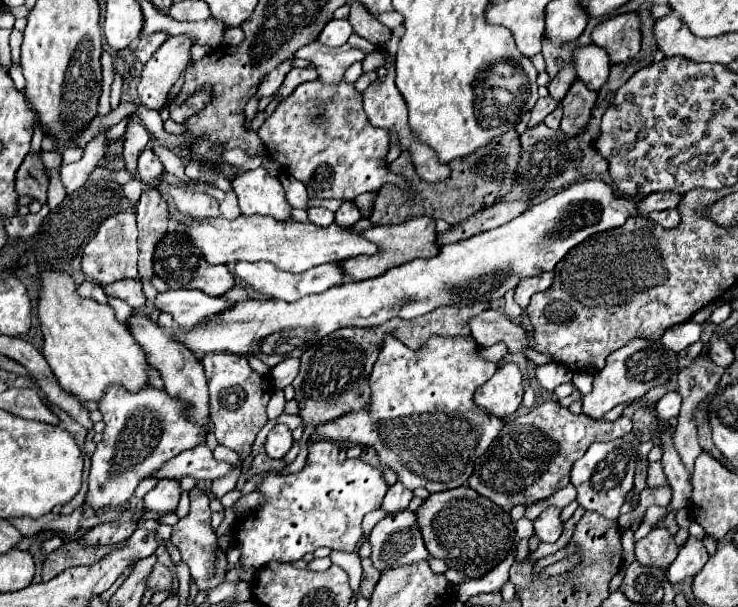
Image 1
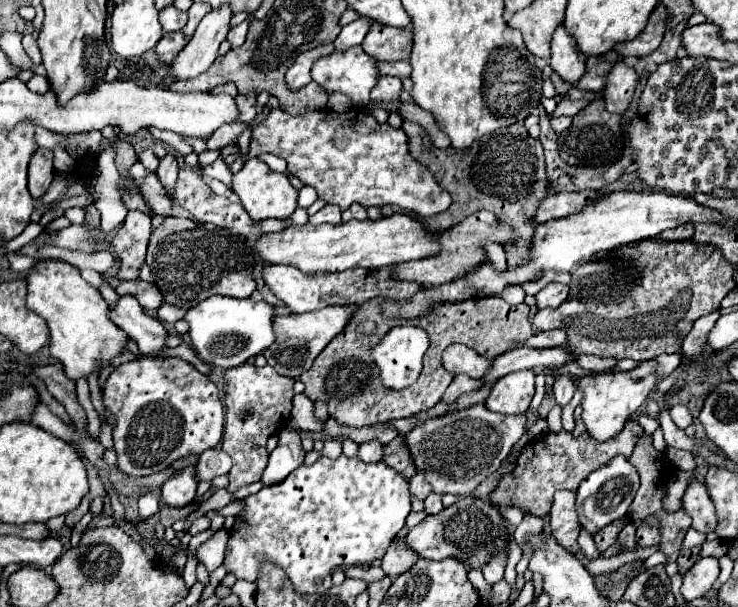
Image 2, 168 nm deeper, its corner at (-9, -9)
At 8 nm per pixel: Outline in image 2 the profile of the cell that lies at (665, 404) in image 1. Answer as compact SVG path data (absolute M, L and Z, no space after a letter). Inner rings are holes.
M673 405L673 407L669 409L669 413L671 413L673 423L675 423L679 429L685 429L685 427L689 427L689 425L693 423L693 417L691 417L691 413L689 413L689 409L687 409L685 405Z

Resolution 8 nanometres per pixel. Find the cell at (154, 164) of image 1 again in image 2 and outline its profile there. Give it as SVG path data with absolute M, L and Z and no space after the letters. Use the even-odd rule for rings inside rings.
M145 149L145 151L141 151L139 153L139 161L145 165L145 169L149 169L149 171L157 171L157 167L159 167L159 159L157 159L157 155L151 151L151 149Z

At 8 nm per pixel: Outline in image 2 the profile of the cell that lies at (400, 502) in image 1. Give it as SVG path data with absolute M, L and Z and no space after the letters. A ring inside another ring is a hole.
M417 473L411 481L409 481L409 493L411 497L417 497L421 501L425 501L425 497L431 493L429 483L425 483L425 477L421 477L421 473Z

